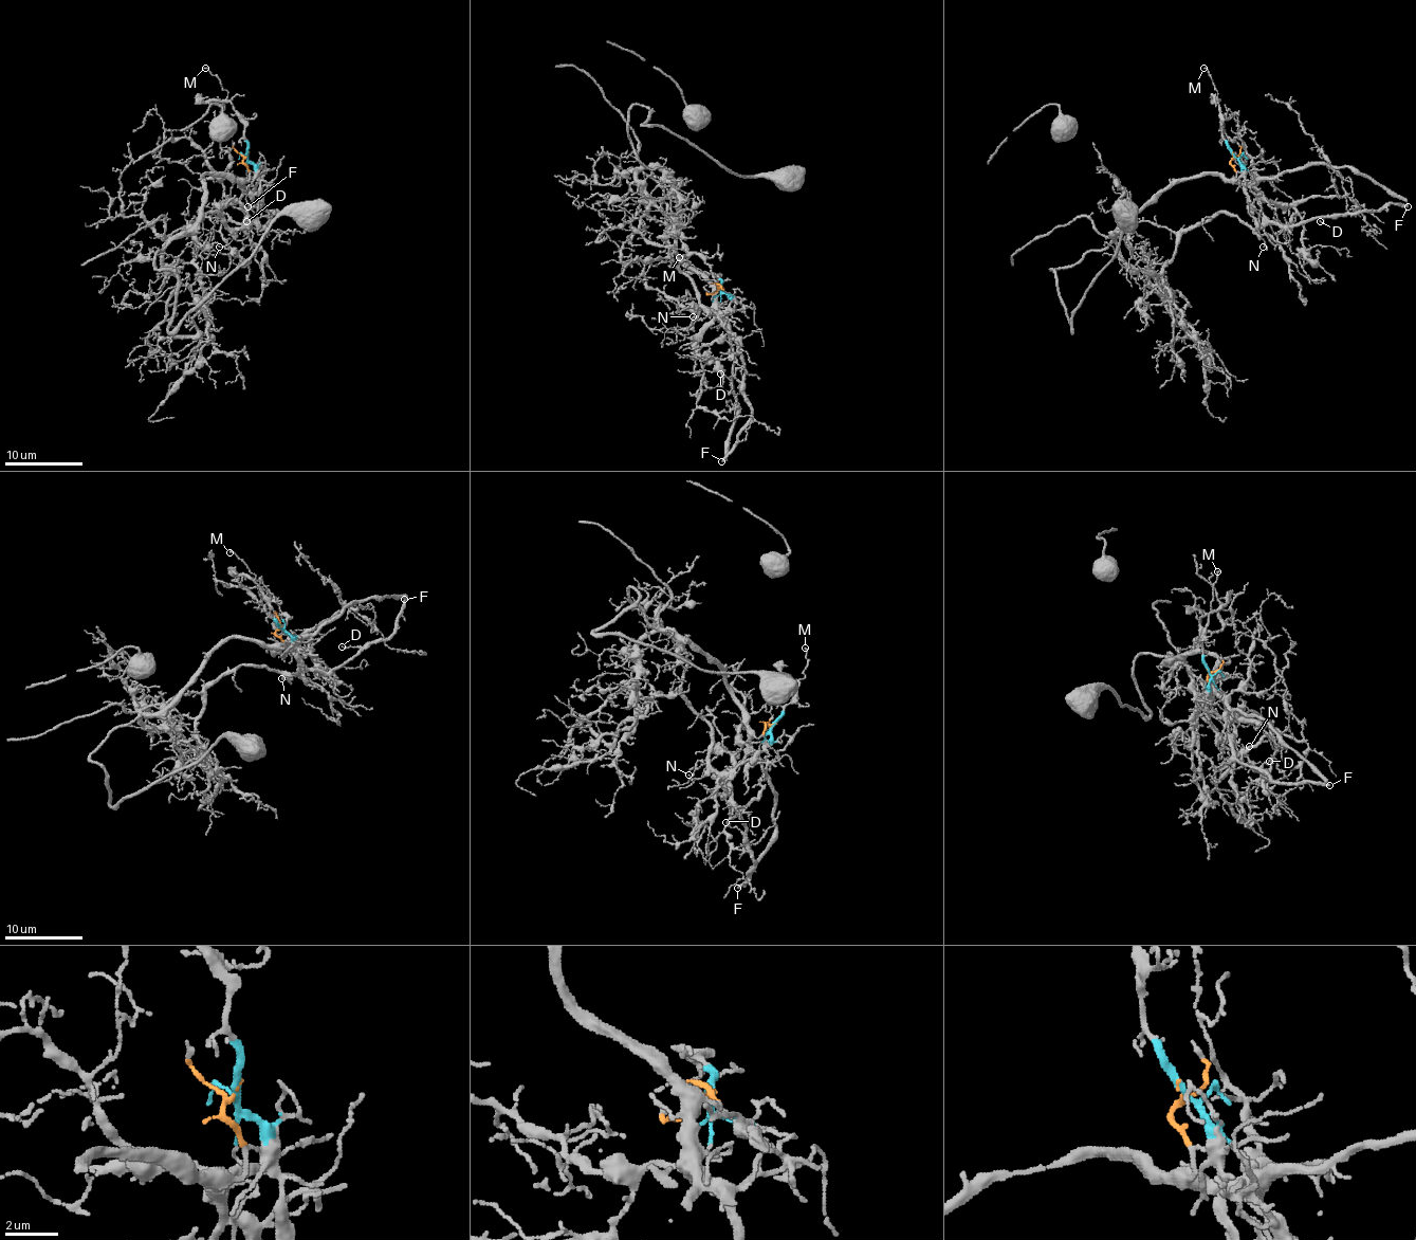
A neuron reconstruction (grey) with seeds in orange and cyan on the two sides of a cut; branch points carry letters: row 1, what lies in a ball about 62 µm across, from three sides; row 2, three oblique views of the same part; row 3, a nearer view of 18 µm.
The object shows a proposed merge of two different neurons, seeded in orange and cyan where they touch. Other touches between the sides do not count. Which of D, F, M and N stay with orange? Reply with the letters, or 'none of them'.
none of them

